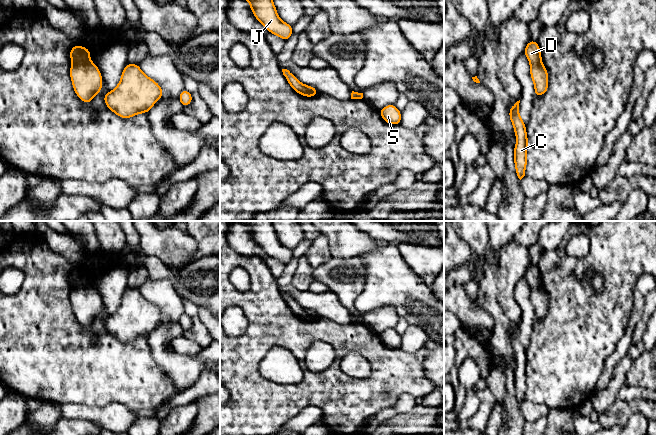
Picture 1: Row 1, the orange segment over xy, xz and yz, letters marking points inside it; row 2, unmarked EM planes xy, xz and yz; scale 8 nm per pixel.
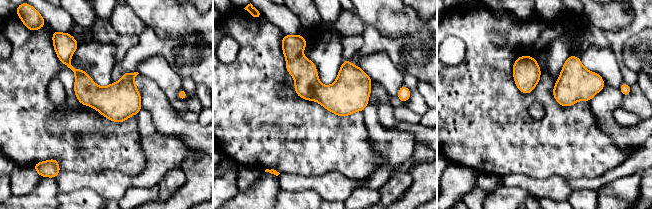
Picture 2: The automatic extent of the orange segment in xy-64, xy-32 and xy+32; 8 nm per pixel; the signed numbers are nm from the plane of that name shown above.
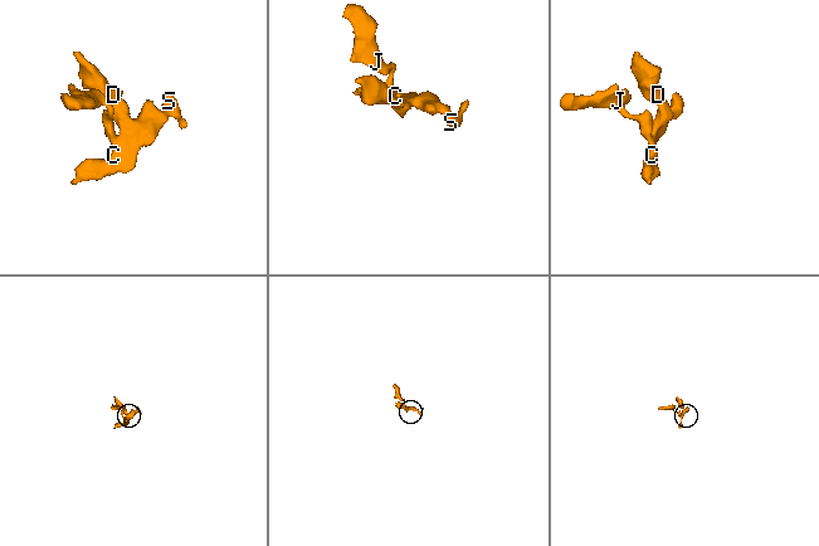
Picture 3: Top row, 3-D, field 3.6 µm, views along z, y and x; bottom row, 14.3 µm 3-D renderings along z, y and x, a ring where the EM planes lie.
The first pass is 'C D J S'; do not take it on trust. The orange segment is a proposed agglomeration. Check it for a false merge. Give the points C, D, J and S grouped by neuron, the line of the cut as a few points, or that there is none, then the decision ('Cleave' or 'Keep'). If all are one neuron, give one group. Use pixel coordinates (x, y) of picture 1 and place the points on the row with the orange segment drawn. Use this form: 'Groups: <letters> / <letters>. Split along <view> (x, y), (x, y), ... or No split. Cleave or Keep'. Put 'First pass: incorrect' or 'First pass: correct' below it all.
Groups: C D J S. No split. Keep
First pass: correct

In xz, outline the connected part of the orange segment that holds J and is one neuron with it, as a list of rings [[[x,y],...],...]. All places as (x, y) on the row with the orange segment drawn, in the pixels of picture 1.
[[[247,0],[256,19],[267,31],[282,38],[284,41],[292,36],[292,25],[283,22],[276,11],[272,0]]]

